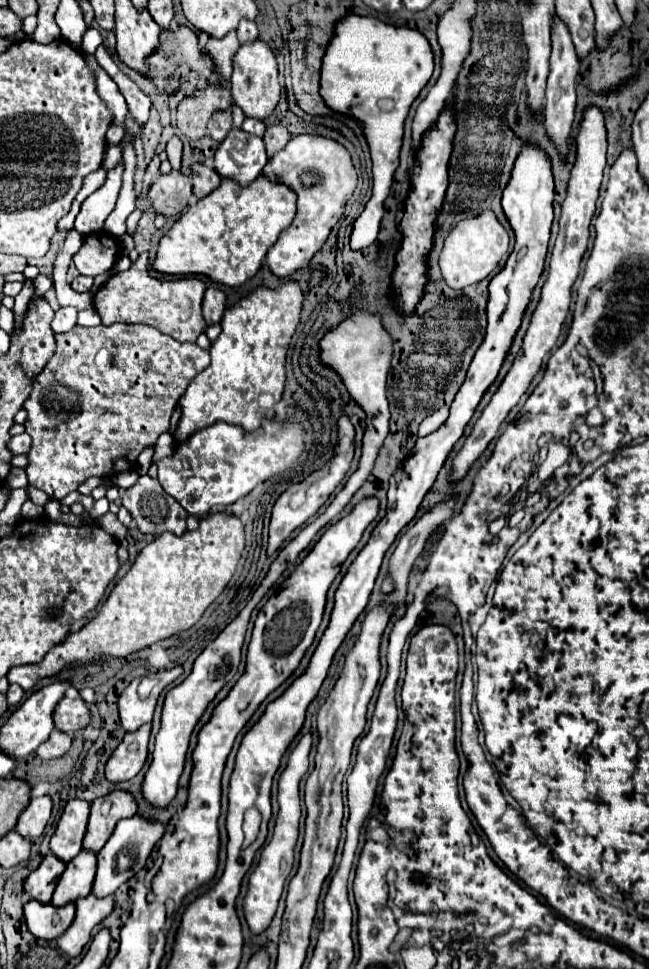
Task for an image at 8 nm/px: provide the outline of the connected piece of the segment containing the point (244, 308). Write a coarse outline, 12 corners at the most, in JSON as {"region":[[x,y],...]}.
{"region":[[295,279],[225,311],[179,399],[185,441],[219,419],[255,431],[287,383]]}

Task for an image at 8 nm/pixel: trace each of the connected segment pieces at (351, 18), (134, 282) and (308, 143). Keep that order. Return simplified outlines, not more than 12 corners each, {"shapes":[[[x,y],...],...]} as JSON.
{"shapes":[[[347,15],[321,69],[327,107],[365,127],[375,243],[403,123],[433,73],[423,33]],[[149,253],[93,297],[103,325],[205,333],[199,277],[157,279]],[[295,135],[263,175],[297,193],[269,249],[277,277],[323,247],[357,187],[349,151]]]}

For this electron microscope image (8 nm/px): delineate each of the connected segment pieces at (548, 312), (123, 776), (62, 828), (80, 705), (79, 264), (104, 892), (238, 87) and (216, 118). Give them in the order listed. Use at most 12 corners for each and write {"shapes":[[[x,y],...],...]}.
{"shapes":[[[583,111],[541,301],[521,353],[453,459],[461,479],[553,349],[587,251],[607,129]],[[151,725],[127,733],[105,765],[111,783],[133,779],[147,761]],[[71,799],[51,837],[63,863],[79,855],[89,803]],[[63,697],[53,713],[55,727],[75,733],[91,723],[81,697]],[[93,233],[73,255],[81,275],[107,273],[119,247],[107,233]],[[123,819],[97,853],[91,893],[107,897],[145,867],[163,827]],[[261,39],[233,57],[235,105],[269,117],[281,93],[277,61]],[[231,107],[209,119],[209,137],[223,141],[231,131]]]}

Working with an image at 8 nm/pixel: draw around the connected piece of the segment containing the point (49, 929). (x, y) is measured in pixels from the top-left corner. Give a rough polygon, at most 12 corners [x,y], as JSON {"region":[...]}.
{"region":[[39,901],[23,907],[37,939],[57,939],[75,919],[75,905]]}

